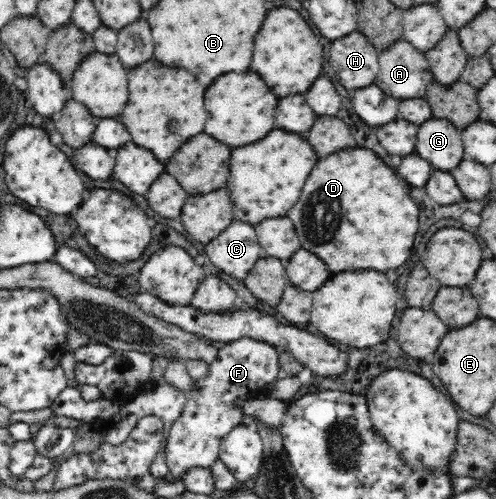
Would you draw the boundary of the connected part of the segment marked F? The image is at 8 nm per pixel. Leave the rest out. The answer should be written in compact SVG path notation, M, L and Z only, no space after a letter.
M244 337L220 346L217 357L208 364L205 375L193 381L191 389L187 391L187 399L179 417L175 419L169 434L165 435L163 452L166 455L169 471L175 479L181 477L191 467L211 467L218 459L222 439L231 433L235 426L242 424L245 415L242 410L244 403L253 398L269 397L270 385L281 376L278 349L265 342Z

